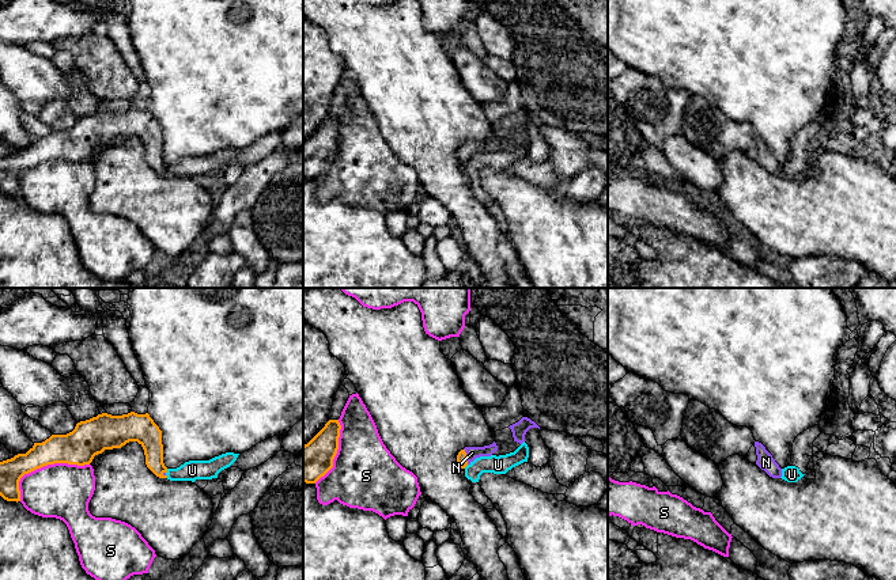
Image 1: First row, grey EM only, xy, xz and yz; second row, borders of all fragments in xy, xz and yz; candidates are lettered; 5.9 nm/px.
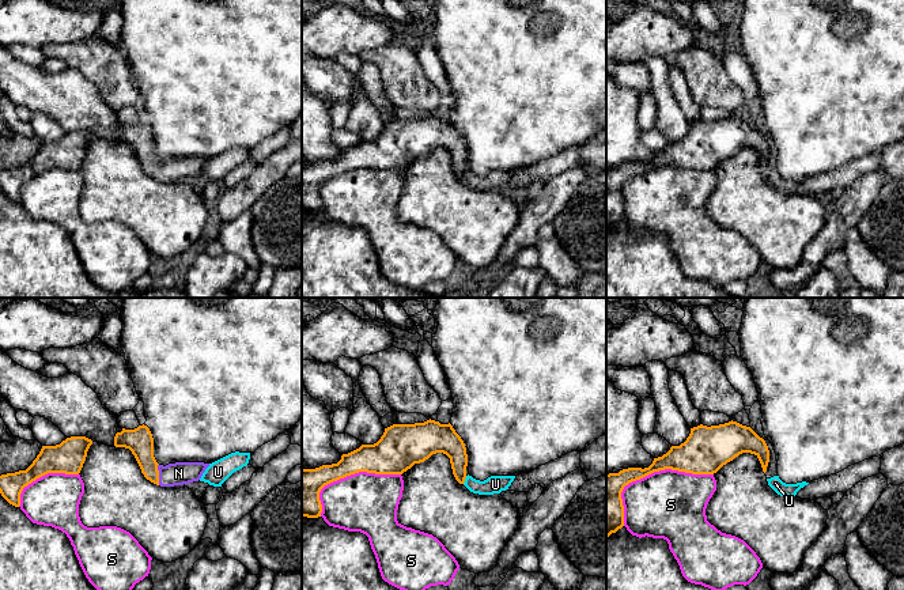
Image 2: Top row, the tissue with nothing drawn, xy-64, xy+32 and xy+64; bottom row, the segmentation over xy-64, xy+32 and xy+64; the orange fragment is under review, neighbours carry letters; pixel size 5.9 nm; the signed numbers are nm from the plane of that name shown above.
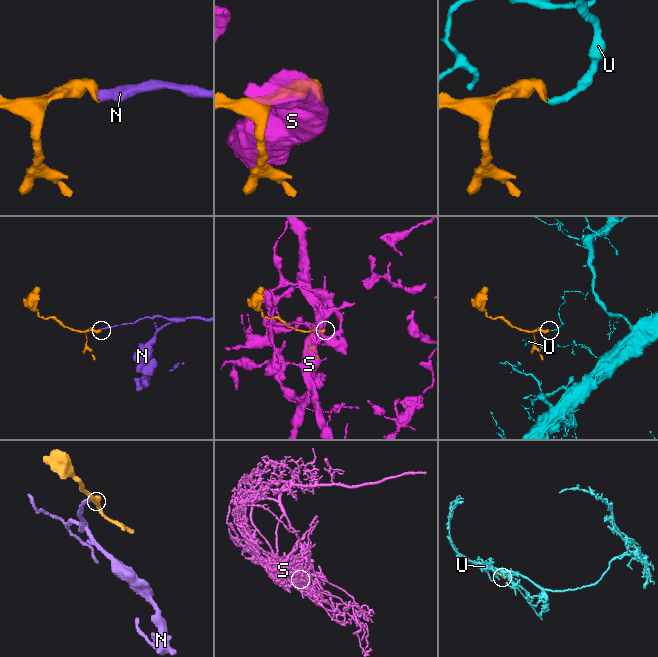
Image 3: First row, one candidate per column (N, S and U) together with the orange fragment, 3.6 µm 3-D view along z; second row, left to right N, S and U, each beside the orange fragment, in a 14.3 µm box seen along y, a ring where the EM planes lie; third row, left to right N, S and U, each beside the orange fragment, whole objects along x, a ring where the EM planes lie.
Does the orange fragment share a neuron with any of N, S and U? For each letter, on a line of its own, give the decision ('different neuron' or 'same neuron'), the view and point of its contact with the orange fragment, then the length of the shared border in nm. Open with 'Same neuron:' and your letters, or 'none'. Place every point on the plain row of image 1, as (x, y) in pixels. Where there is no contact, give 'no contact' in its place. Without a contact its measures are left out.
Same neuron: N
N: same neuron | xz (465, 152) | 100 nm
S: different neuron | xy (44, 160) | 460 nm
U: different neuron | xy (166, 167) | 60 nm

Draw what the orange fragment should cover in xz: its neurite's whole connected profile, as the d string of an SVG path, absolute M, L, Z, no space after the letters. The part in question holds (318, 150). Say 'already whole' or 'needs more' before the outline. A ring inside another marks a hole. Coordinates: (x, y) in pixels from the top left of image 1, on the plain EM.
already whole; M329 115L325 122L303 141L303 178L315 179L332 163L339 145L341 121Z

